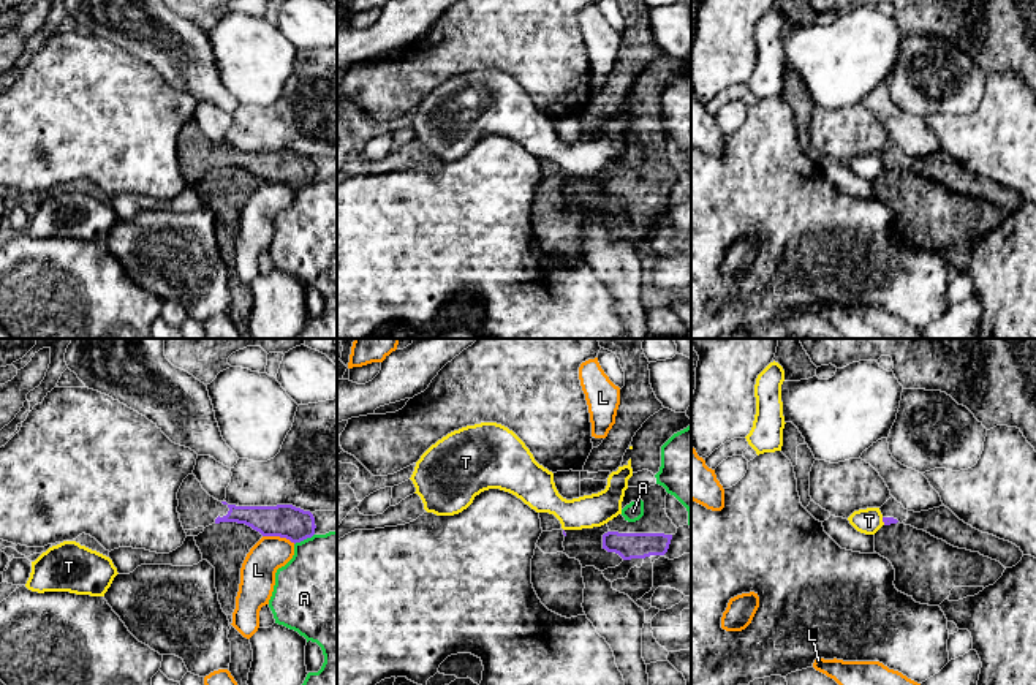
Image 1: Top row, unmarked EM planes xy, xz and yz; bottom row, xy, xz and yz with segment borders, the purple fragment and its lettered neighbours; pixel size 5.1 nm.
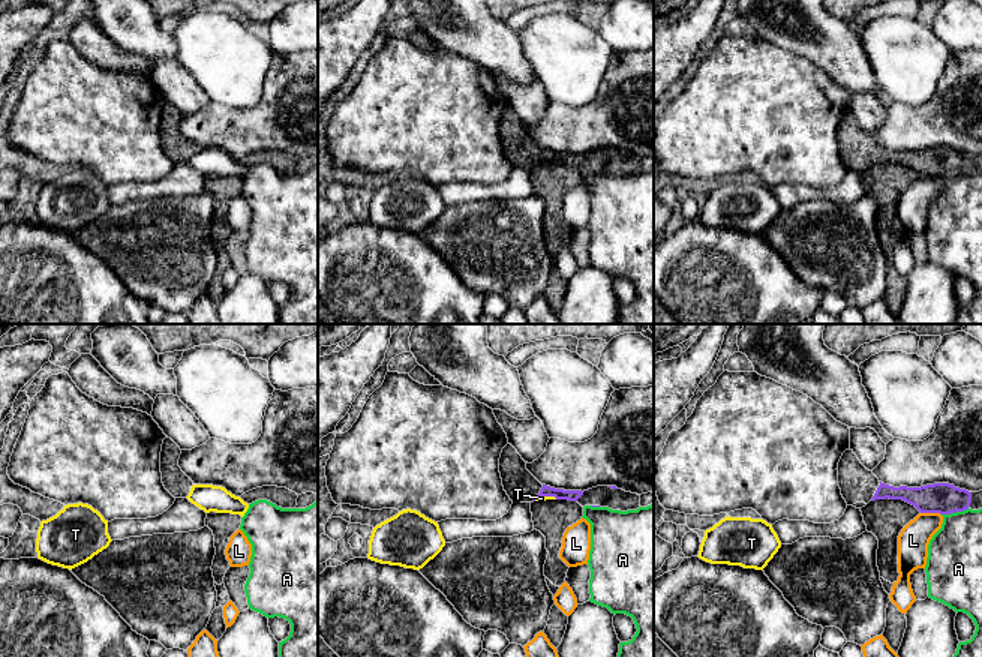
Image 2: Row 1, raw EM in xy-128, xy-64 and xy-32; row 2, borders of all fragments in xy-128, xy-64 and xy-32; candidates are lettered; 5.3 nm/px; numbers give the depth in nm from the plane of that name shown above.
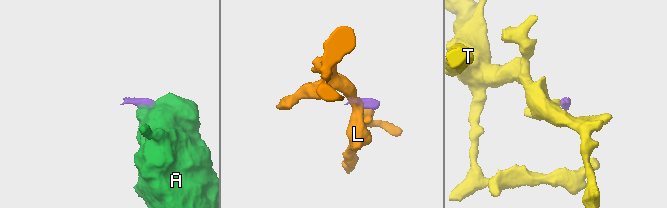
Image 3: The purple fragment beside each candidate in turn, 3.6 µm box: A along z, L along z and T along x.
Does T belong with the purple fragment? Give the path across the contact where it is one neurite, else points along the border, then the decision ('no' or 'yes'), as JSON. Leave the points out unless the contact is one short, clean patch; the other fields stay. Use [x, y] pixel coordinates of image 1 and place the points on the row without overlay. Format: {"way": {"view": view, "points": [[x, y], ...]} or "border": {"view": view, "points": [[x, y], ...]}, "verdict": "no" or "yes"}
{"border": {"view": "yz", "points": [[881, 163], [884, 170]]}, "verdict": "no"}

